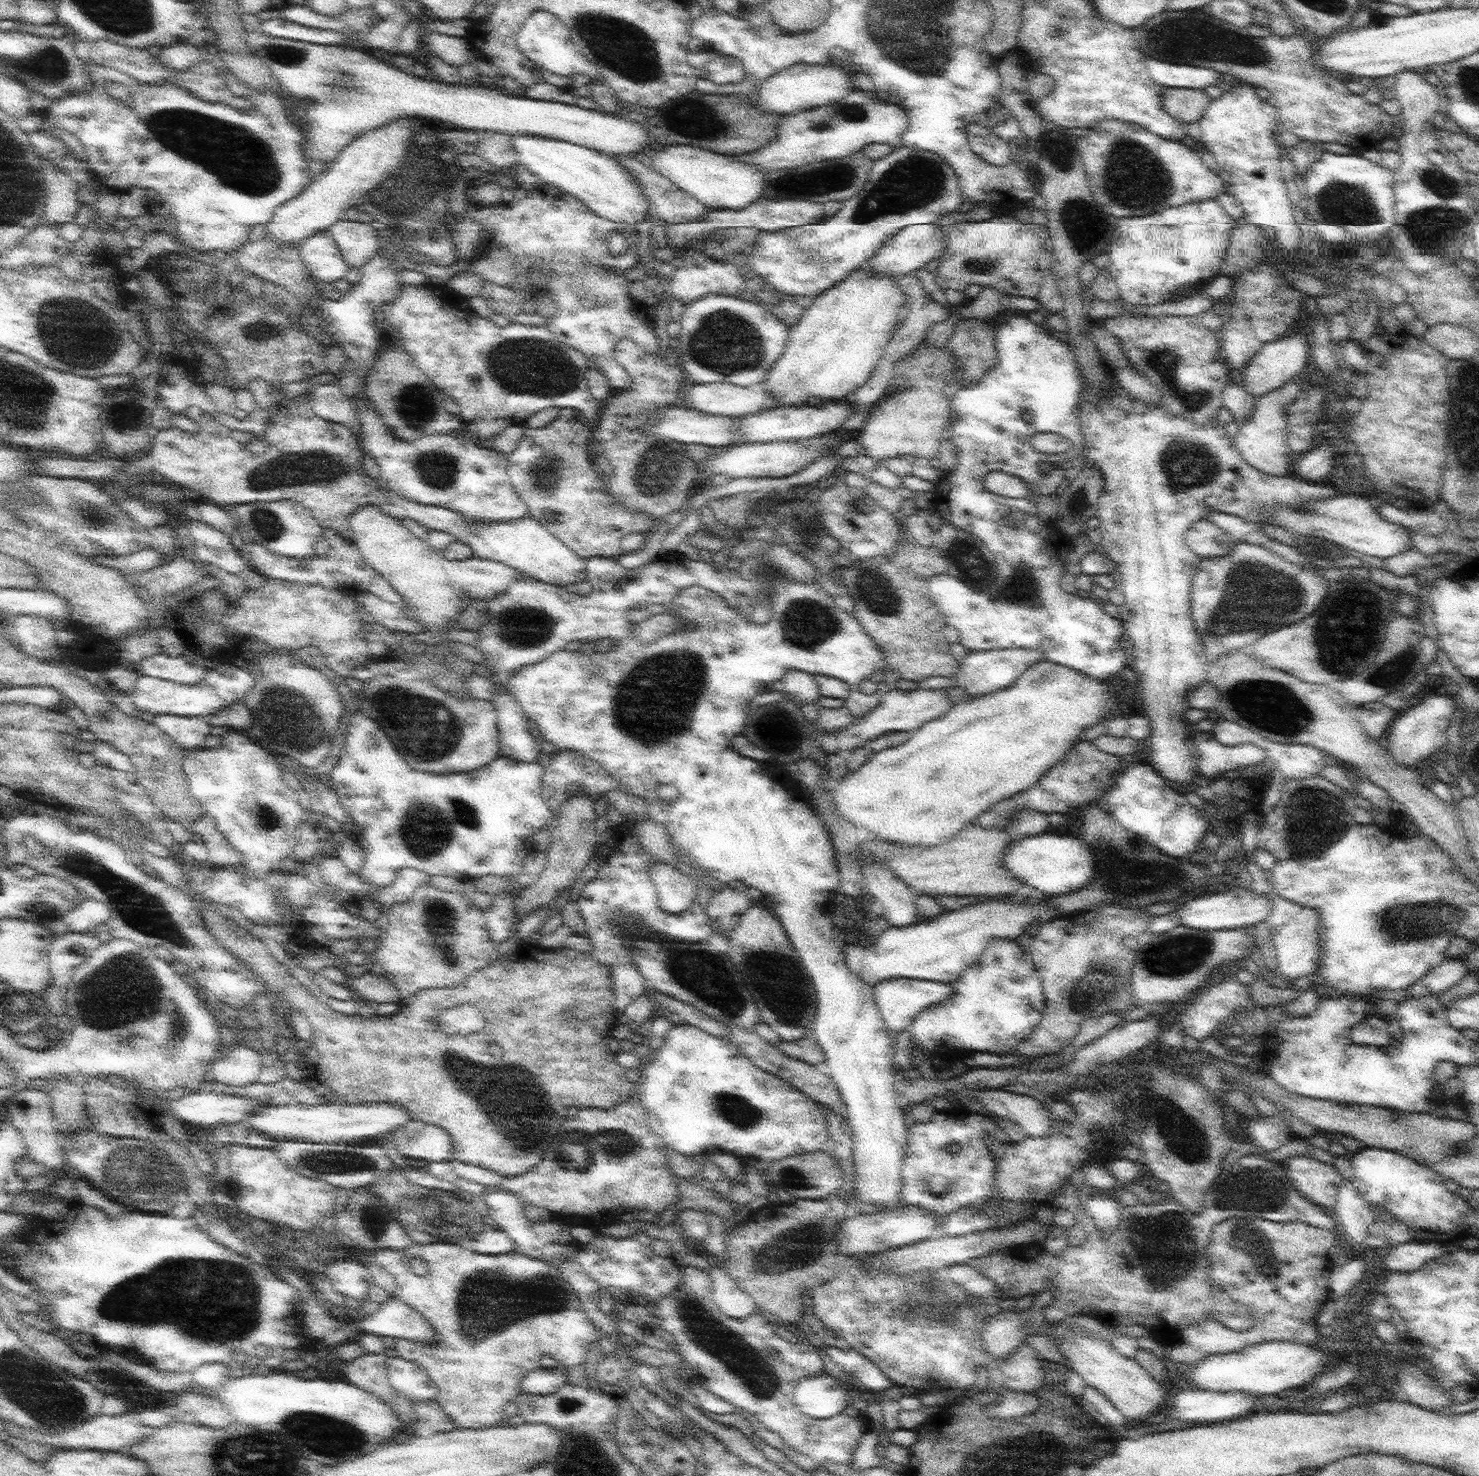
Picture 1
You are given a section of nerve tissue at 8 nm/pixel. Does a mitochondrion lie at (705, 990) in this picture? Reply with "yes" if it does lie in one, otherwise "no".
yes

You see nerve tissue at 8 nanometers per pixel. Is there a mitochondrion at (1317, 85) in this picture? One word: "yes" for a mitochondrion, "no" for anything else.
no

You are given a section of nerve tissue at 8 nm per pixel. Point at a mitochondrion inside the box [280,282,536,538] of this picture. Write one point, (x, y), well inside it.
(437, 468)

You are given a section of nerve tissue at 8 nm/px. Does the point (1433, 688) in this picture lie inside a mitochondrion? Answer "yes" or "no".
no

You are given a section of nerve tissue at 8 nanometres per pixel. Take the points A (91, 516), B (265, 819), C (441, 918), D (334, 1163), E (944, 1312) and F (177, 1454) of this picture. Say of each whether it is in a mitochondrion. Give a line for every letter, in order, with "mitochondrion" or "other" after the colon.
A: mitochondrion
B: mitochondrion
C: mitochondrion
D: mitochondrion
E: mitochondrion
F: other

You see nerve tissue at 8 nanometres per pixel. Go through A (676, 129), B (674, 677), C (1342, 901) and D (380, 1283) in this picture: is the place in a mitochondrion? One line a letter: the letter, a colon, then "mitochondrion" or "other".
A: other
B: mitochondrion
C: other
D: other

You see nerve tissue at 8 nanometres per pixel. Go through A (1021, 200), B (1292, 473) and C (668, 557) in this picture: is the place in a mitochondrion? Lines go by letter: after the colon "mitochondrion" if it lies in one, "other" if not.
A: other
B: other
C: other

